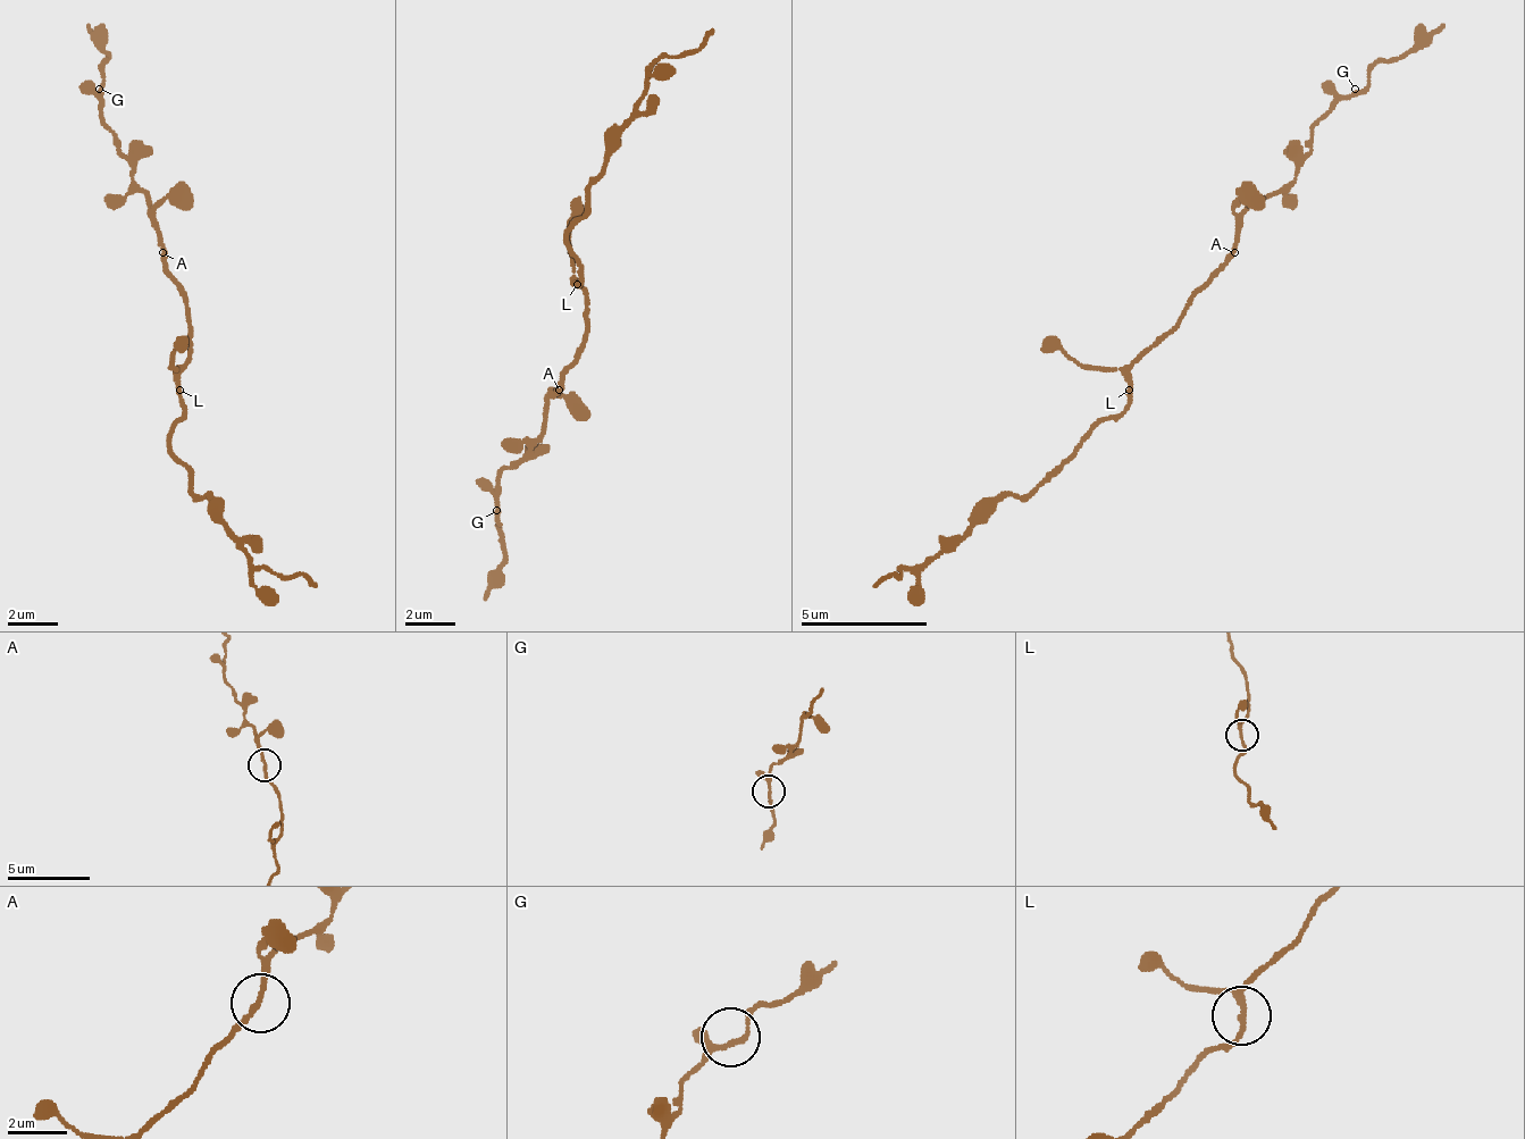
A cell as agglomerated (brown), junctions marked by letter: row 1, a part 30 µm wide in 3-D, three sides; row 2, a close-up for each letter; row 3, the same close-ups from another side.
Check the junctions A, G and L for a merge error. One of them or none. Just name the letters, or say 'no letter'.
no letter

